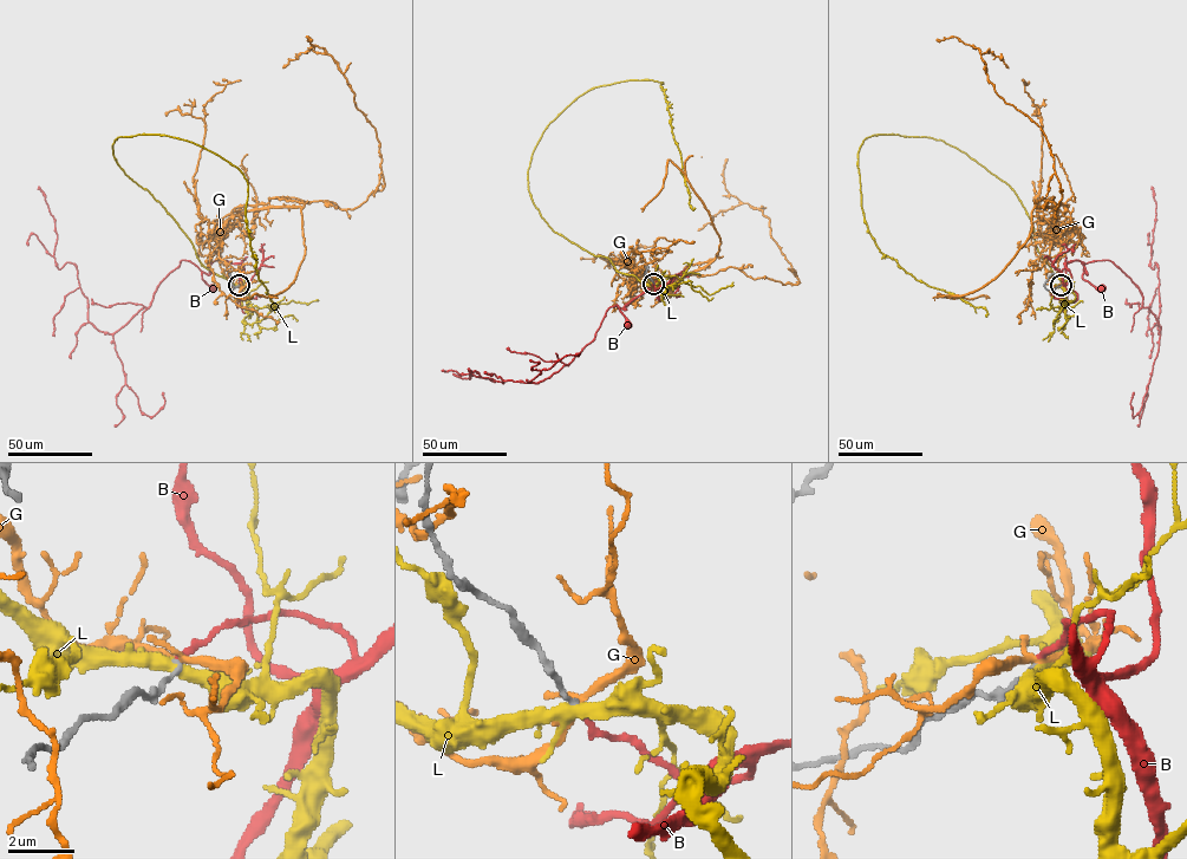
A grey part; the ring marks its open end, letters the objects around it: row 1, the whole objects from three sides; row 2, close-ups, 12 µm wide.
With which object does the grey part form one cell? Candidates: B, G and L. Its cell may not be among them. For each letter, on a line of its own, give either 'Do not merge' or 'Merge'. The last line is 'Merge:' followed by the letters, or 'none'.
B: Merge
G: Do not merge
L: Do not merge
Merge: B

